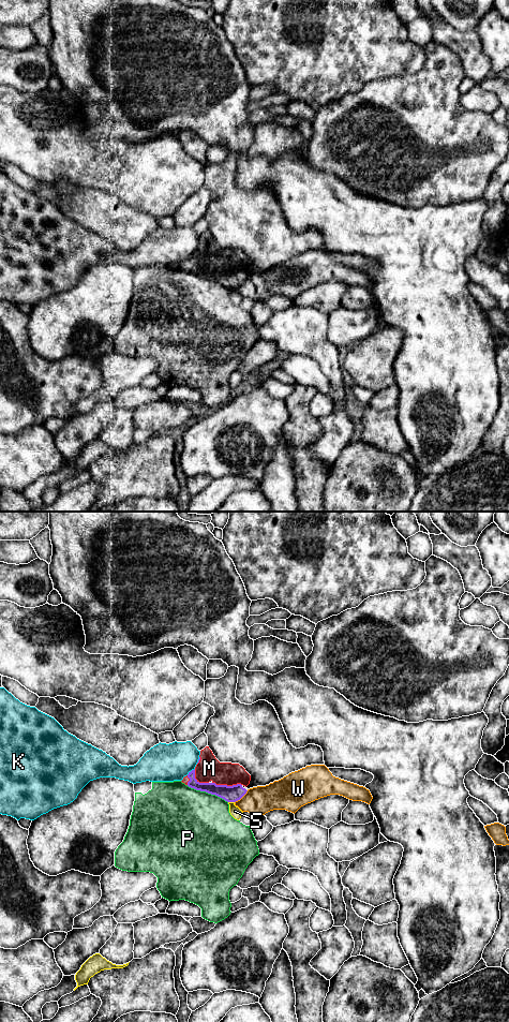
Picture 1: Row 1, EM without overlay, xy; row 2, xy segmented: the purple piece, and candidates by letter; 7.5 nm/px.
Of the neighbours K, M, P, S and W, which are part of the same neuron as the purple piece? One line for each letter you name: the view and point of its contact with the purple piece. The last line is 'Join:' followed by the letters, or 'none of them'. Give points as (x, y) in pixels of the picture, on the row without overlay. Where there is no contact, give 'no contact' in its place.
M: xy (226, 270)
Join: M

